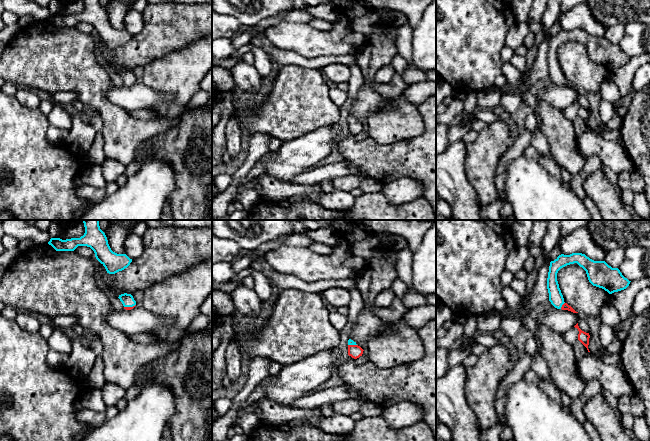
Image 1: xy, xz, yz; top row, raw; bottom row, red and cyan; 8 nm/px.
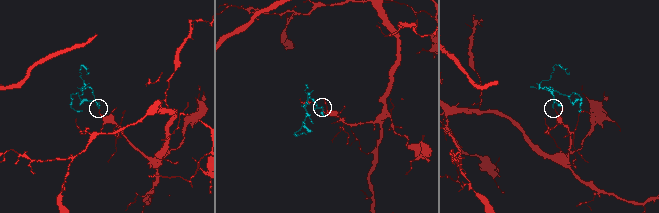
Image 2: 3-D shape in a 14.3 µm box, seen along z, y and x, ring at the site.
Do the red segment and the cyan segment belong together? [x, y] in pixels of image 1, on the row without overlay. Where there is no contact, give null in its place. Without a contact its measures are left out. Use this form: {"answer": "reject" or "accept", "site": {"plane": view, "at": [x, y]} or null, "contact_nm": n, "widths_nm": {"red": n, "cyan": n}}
{"answer": "accept", "site": {"plane": "yz", "at": [562, 81]}, "contact_nm": 70, "widths_nm": {"red": 60, "cyan": 110}}

